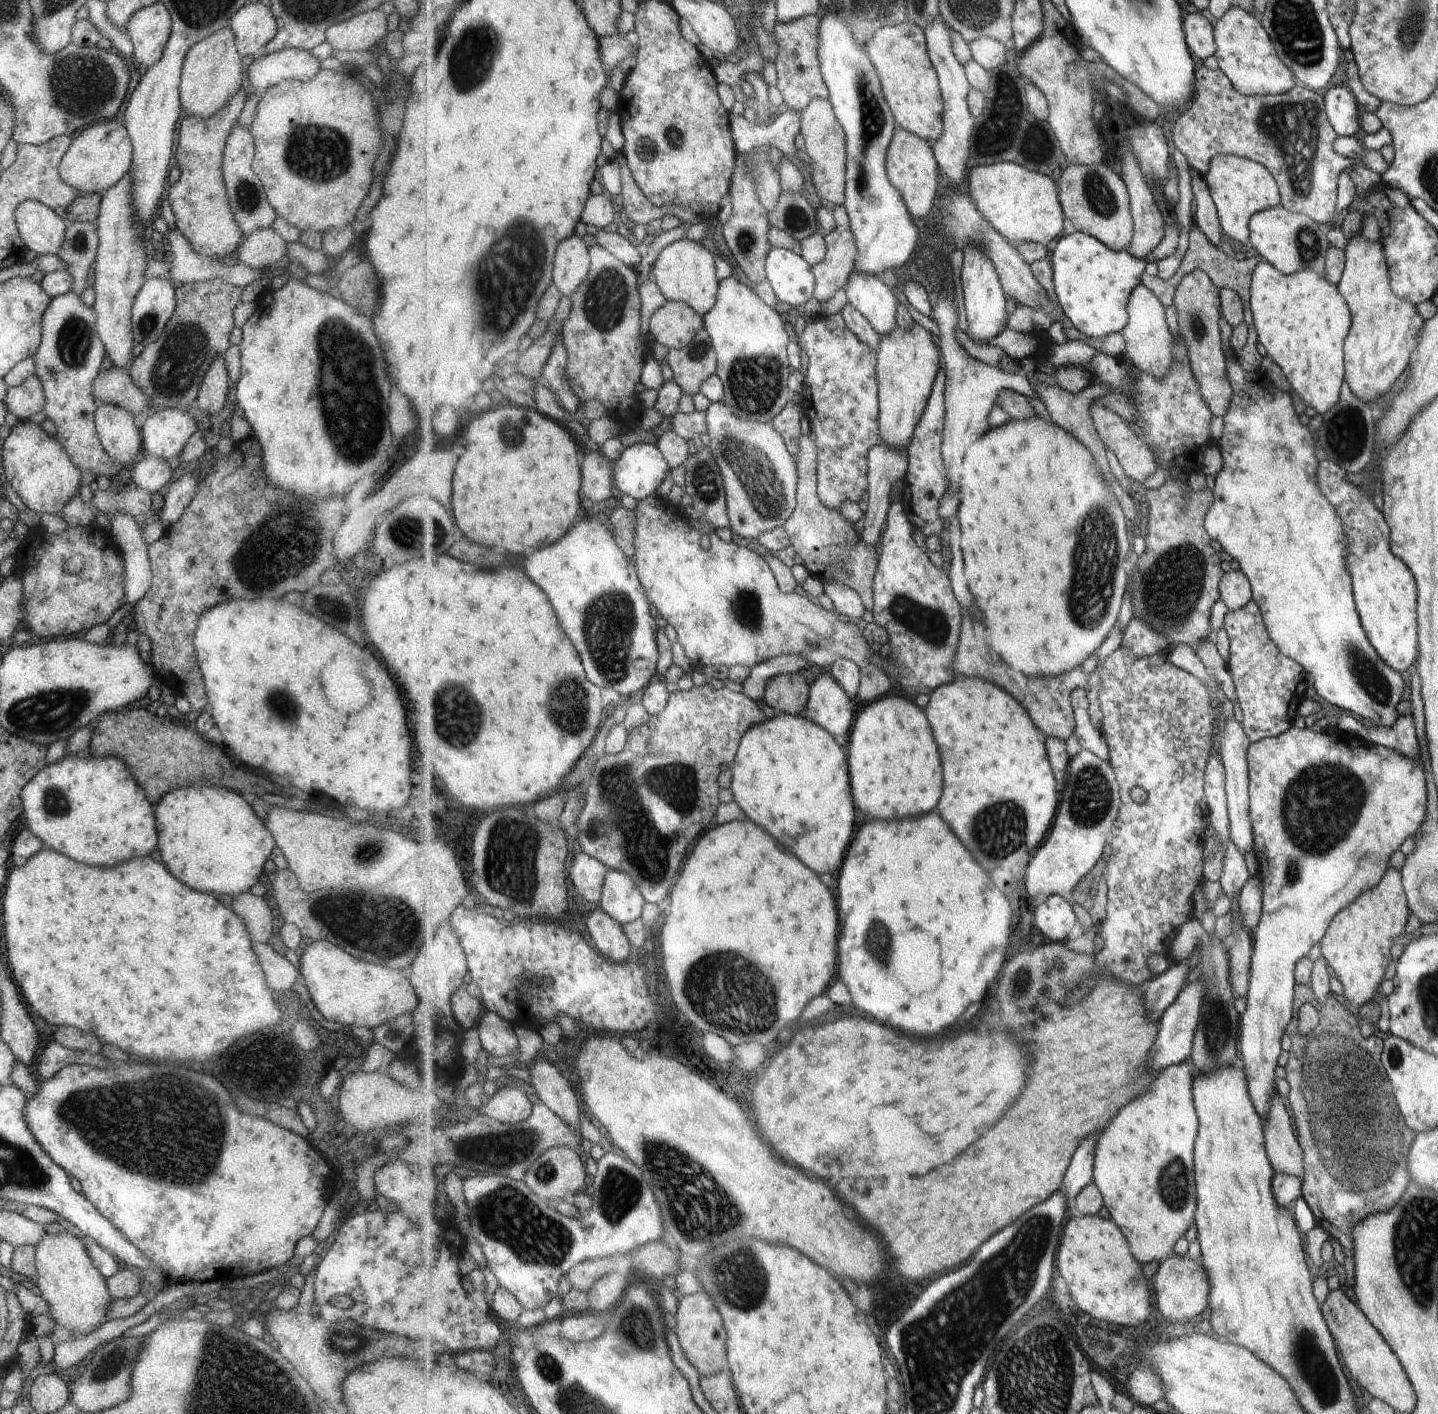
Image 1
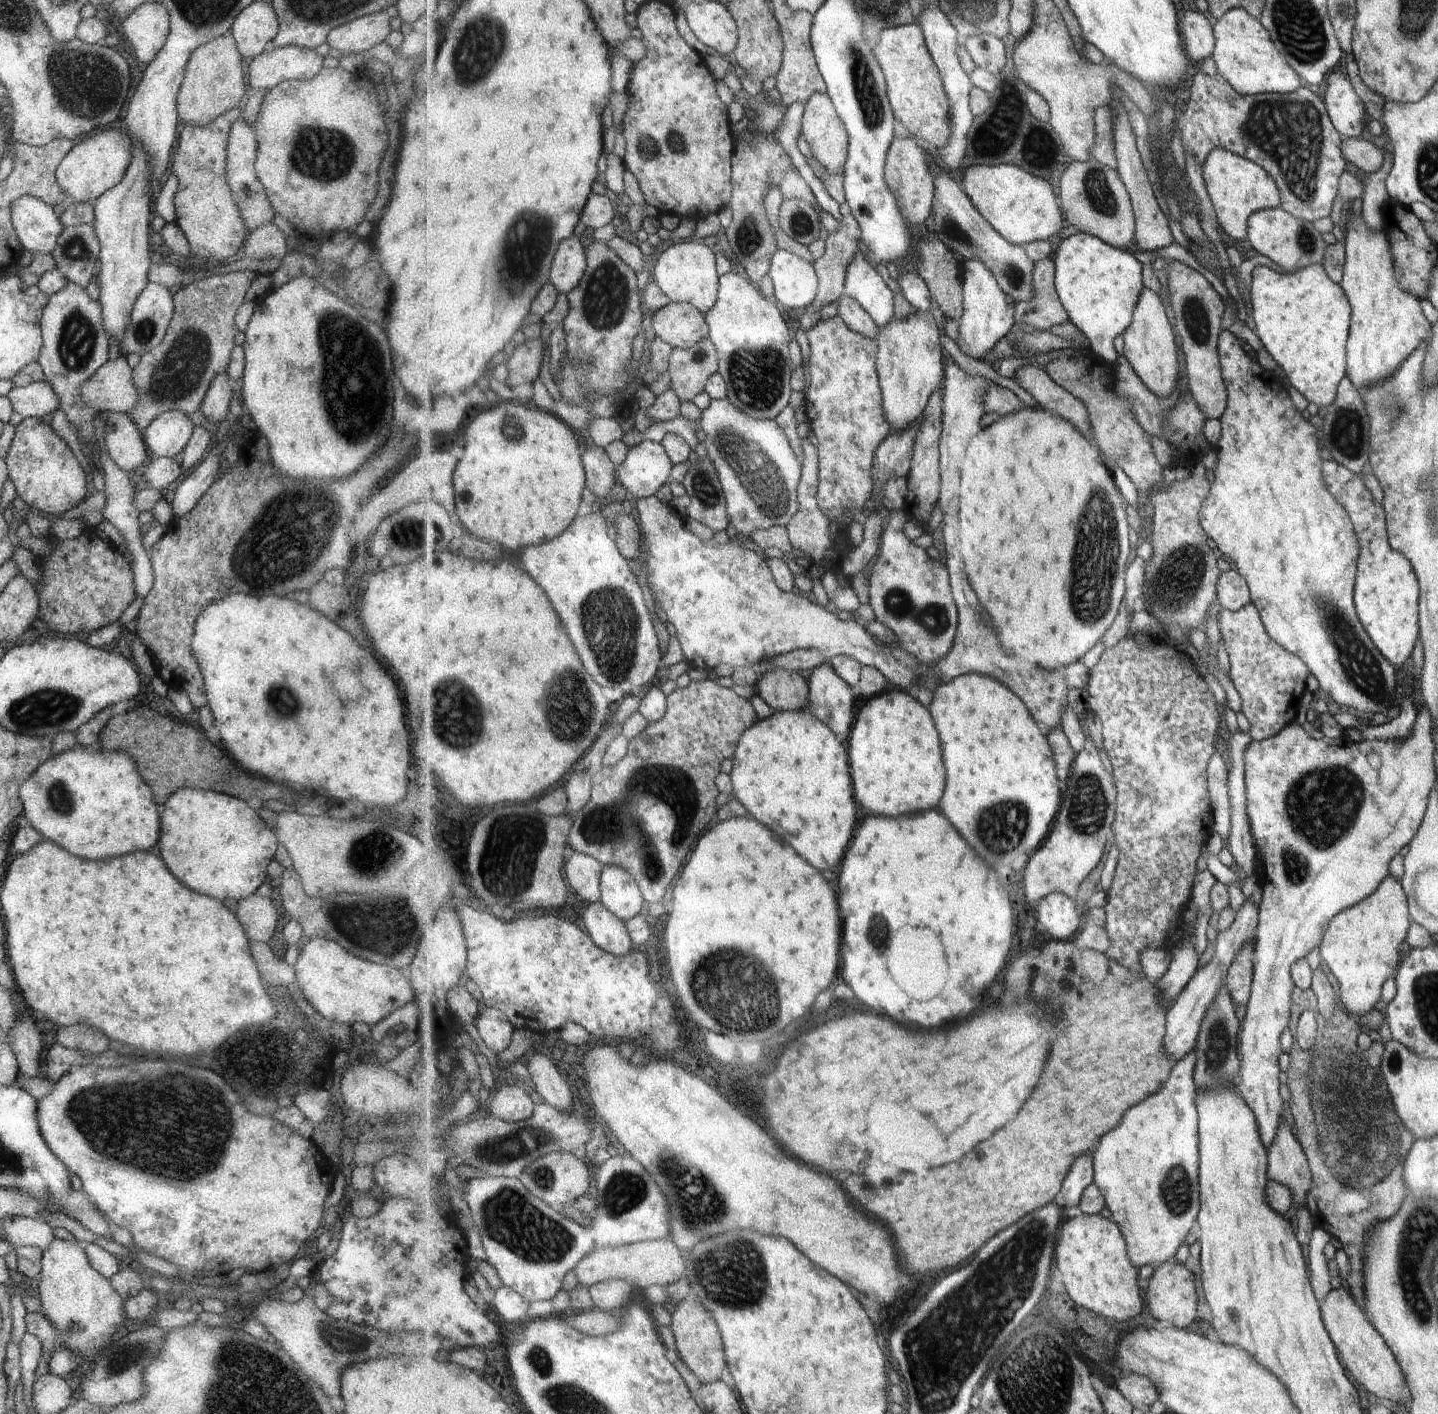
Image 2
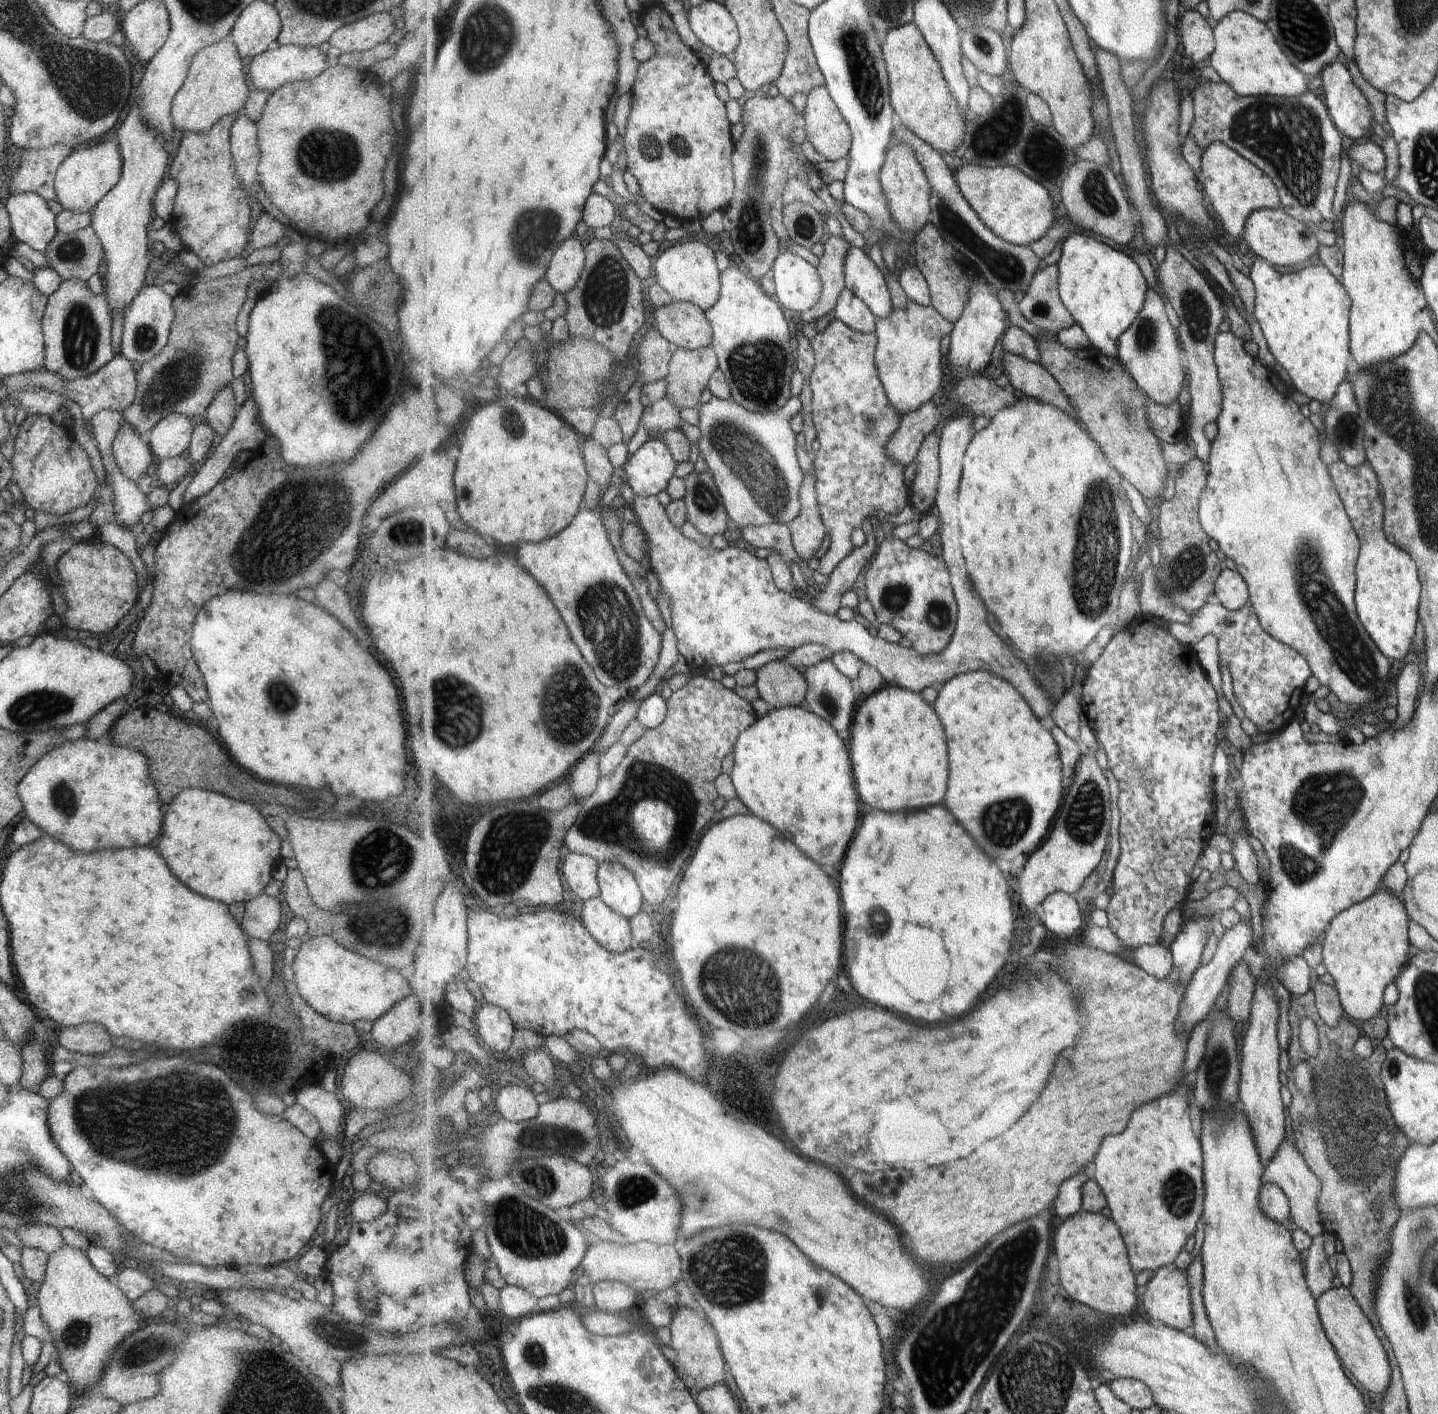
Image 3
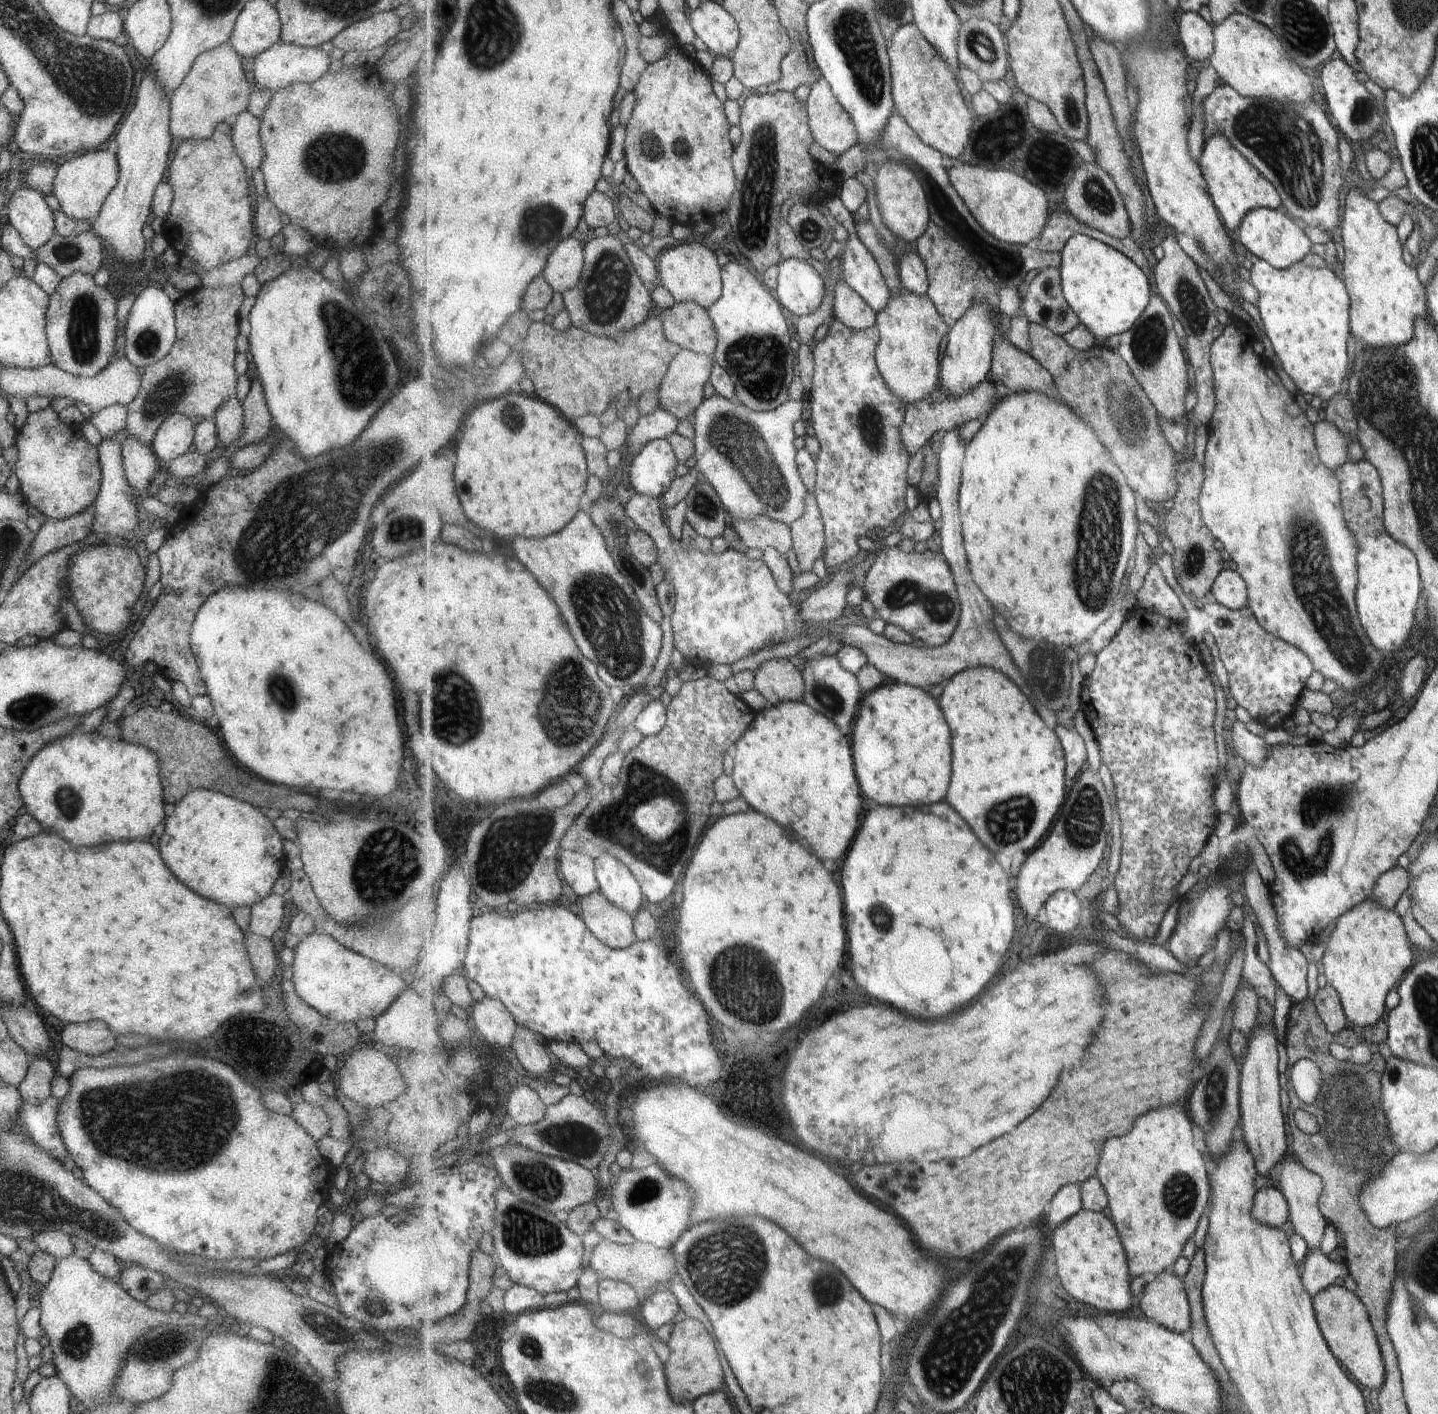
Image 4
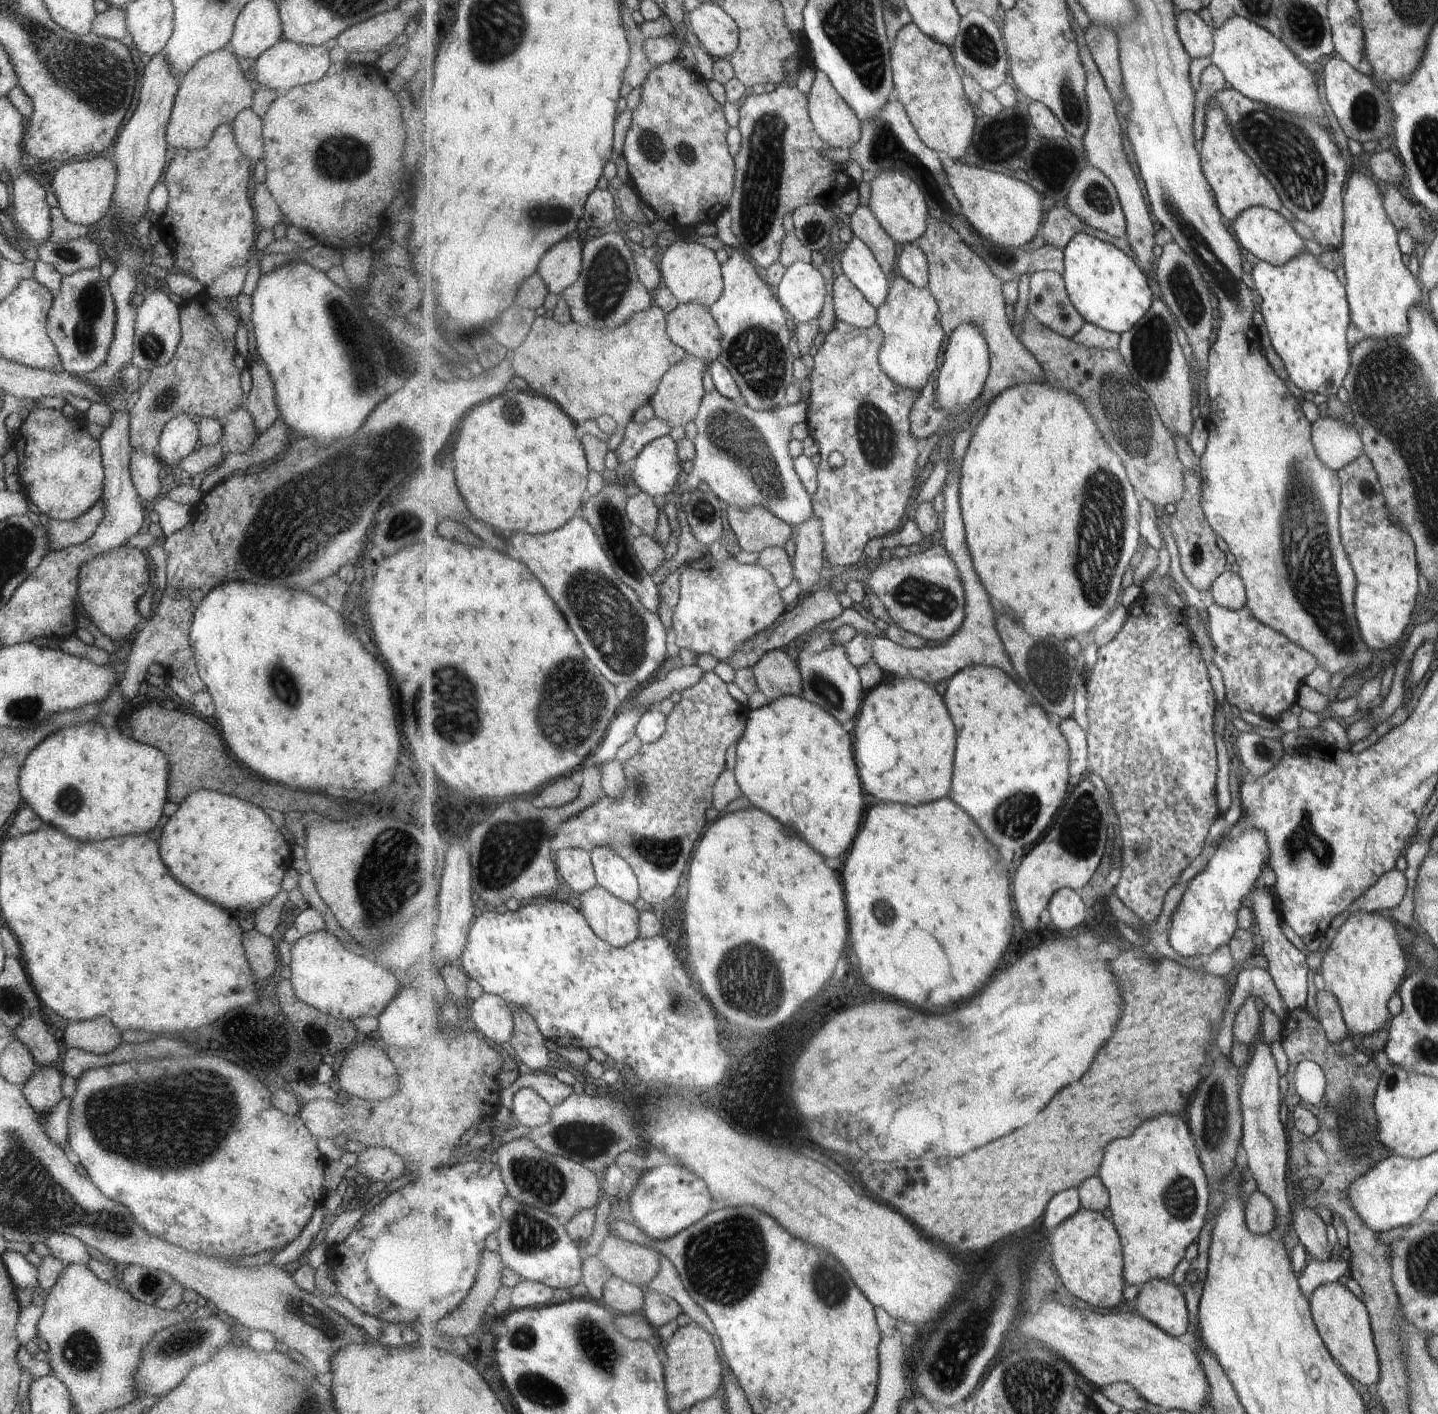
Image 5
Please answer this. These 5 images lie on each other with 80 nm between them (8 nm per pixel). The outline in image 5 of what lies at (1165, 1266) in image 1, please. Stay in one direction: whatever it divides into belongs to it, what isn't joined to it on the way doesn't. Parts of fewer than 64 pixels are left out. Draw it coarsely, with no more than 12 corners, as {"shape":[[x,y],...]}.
{"shape":[[1171,1279],[1142,1285],[1139,1314],[1175,1338],[1189,1332],[1183,1291]]}

